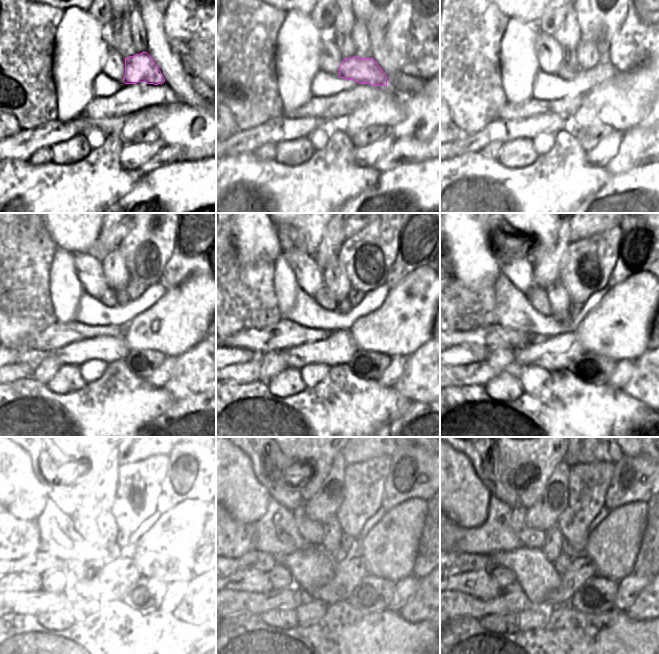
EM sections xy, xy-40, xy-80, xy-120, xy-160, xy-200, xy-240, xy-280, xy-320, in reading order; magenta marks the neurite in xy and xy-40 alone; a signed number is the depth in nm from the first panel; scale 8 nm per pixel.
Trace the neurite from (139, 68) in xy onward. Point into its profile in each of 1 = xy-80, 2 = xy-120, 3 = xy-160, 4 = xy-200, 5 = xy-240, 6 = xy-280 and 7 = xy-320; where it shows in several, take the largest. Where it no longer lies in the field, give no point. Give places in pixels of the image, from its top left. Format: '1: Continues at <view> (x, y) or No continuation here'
1: Continues at xy-80 (569, 70)
2: Continues at xy-120 (109, 297)
3: Continues at xy-160 (325, 300)
4: Continues at xy-200 (537, 297)
5: Continues at xy-240 (87, 527)
6: Continues at xy-280 (311, 531)
7: Continues at xy-320 (530, 537)

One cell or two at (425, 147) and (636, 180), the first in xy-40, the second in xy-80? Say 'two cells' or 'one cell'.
two cells

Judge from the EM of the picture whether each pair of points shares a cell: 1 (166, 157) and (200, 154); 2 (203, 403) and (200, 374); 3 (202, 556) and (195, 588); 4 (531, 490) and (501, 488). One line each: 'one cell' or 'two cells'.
1: one cell
2: two cells
3: two cells
4: two cells

